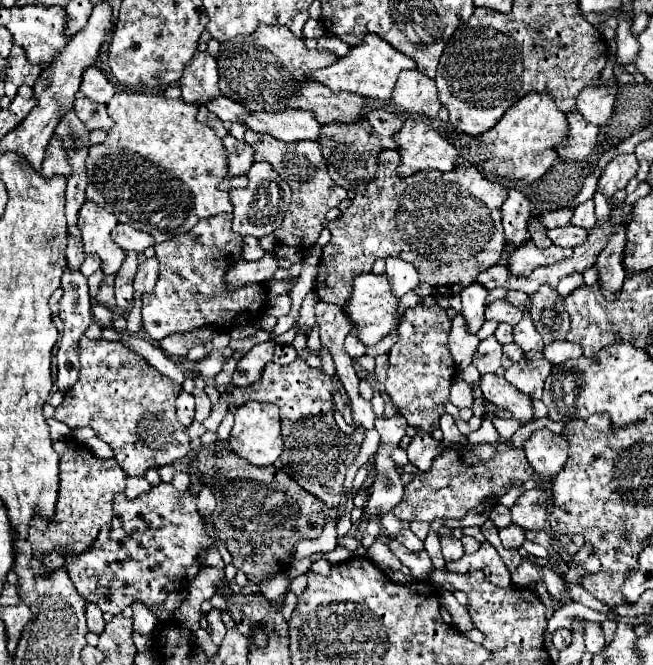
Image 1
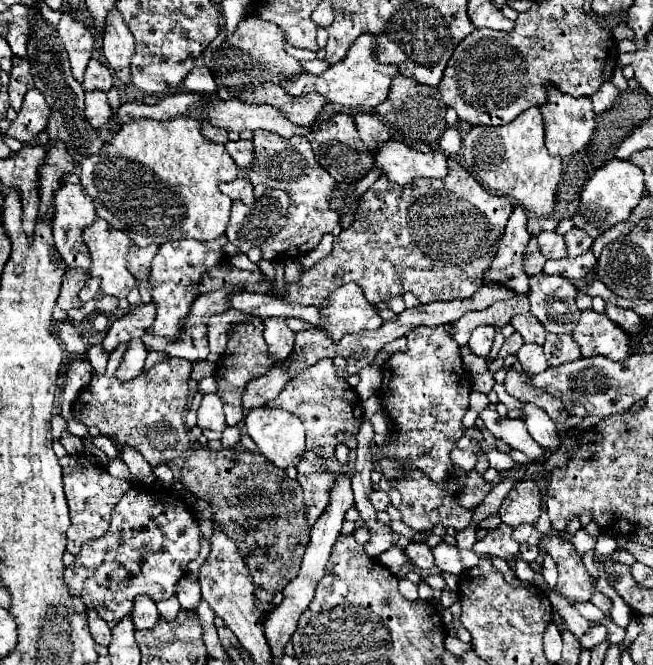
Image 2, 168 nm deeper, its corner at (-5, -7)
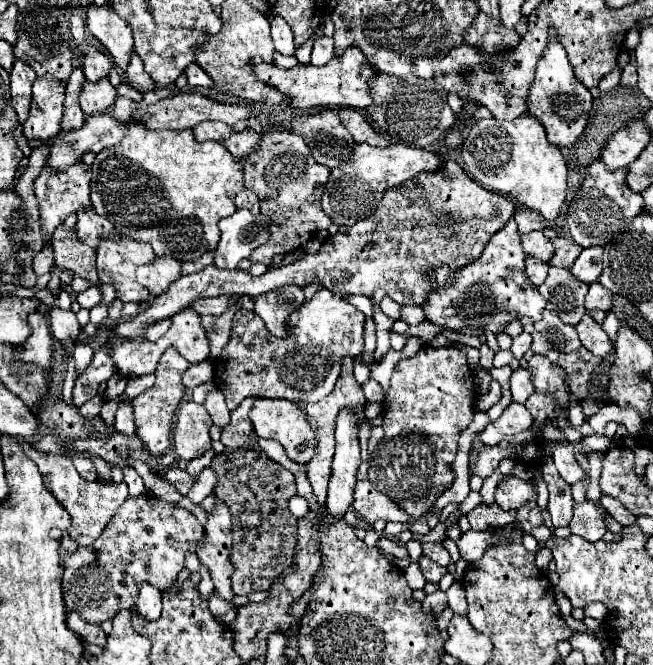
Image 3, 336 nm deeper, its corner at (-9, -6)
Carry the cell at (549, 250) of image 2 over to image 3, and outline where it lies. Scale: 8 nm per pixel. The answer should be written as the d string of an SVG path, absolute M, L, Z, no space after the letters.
M530 232L522 236L522 248L526 254L532 254L544 262L550 262L550 256L554 254L552 238L546 238L542 232Z

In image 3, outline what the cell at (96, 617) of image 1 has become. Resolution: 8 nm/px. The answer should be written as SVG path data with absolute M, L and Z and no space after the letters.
M68 612L68 628L72 628L78 636L82 636L88 644L98 644L104 648L108 642L108 634L100 628L100 624L90 624L86 622L78 612Z

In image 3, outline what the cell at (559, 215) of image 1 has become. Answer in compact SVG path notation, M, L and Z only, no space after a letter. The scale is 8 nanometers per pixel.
M520 210L514 214L516 224L518 224L518 232L520 234L528 234L532 230L544 230L546 228L546 220L544 216L532 212L532 210Z

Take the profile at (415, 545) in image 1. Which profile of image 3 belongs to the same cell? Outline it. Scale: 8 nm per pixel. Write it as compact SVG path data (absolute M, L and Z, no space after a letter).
M420 556L420 560L418 560L418 564L420 564L420 568L422 568L422 572L424 572L424 578L428 580L428 582L440 582L440 578L446 574L446 568L442 568L440 564L436 564L436 562L432 562L432 560L426 560L426 556Z

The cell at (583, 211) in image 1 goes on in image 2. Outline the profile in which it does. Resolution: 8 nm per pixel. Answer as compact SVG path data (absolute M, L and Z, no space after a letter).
M576 227L564 235L564 241L566 241L566 255L568 257L582 255L594 243L594 239L590 235L586 235L582 229L576 229Z

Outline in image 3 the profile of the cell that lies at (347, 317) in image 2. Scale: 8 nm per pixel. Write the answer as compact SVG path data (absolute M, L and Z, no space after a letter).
M320 288L312 300L304 302L300 312L294 314L294 336L282 340L274 338L264 322L256 316L256 312L238 310L232 320L232 334L220 356L214 360L214 382L224 392L226 404L230 410L238 408L238 404L248 396L258 398L286 398L286 400L302 400L302 402L318 402L324 396L328 396L334 390L336 378L340 374L338 370L338 358L352 356L356 358L364 348L364 322L366 316L346 300L346 296L338 292L328 292L326 288Z

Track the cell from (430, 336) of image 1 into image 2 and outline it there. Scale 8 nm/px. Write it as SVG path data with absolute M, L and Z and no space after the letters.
M416 327L408 335L408 349L394 353L382 367L384 379L378 391L380 403L398 433L396 443L380 459L386 481L394 481L408 471L422 471L434 483L450 477L450 451L464 435L462 417L468 411L468 395L472 391L470 377L464 371L460 347L448 335L448 327Z

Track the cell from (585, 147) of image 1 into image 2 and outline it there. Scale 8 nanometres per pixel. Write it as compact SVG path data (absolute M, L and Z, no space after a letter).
M548 83L546 89L546 103L540 107L540 113L544 117L544 127L546 127L546 147L552 155L558 157L566 157L572 153L578 153L580 149L584 149L590 143L590 137L594 133L596 127L596 113L592 111L592 101L588 97L572 97L562 93L560 89L552 87Z

